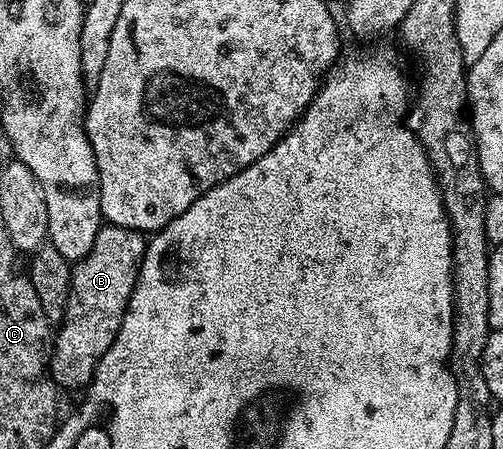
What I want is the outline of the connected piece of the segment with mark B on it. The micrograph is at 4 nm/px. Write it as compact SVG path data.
M105 224L95 234L91 250L87 250L83 259L72 265L67 306L61 323L56 325L55 339L51 344L49 371L53 373L58 389L85 390L93 381L103 354L107 354L111 342L115 342L115 334L119 334L123 314L139 278L146 247L147 240L142 233Z

